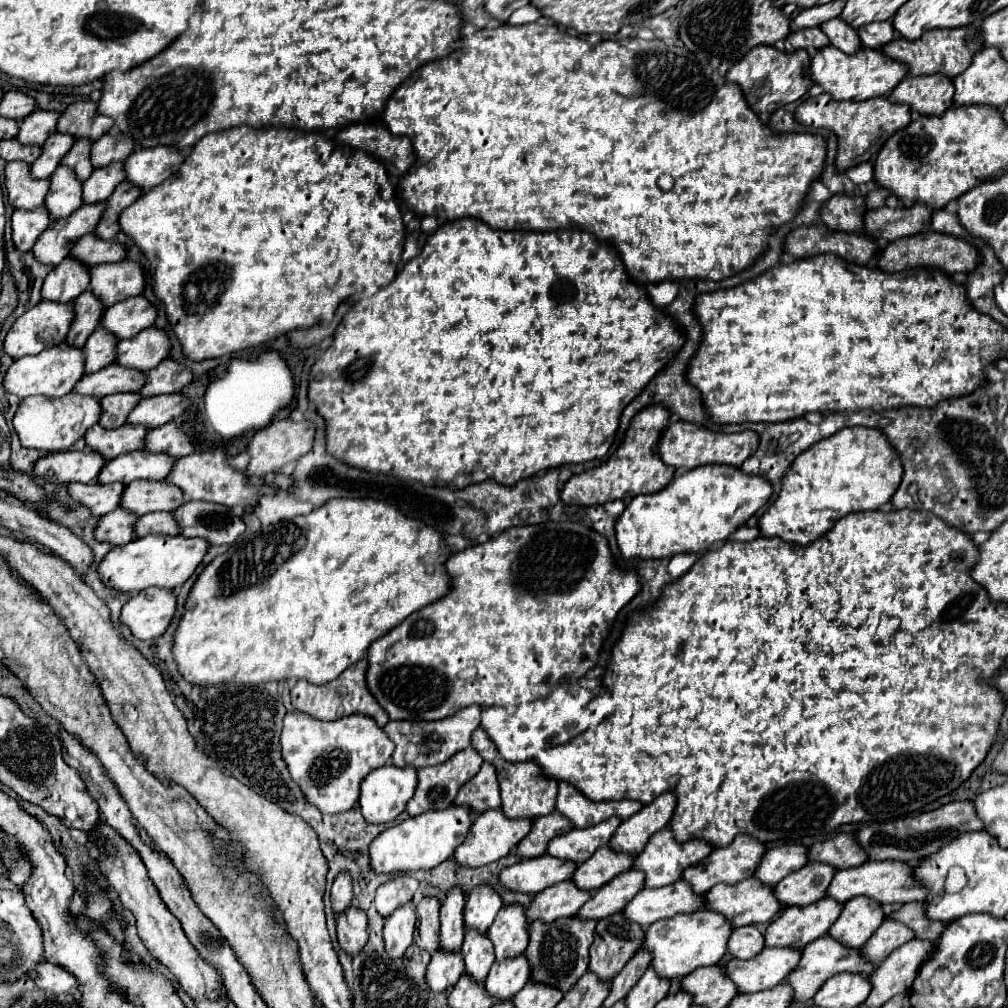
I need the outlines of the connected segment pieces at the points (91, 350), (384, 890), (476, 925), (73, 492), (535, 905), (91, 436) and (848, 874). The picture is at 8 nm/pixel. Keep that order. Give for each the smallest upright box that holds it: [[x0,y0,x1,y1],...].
[[83,329,117,373],[375,875,419,917],[463,885,503,933],[67,483,125,517],[525,881,591,923],[83,423,147,461],[827,861,925,905]]

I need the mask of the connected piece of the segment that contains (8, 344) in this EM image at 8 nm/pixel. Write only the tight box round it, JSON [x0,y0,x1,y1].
[3,301,73,359]

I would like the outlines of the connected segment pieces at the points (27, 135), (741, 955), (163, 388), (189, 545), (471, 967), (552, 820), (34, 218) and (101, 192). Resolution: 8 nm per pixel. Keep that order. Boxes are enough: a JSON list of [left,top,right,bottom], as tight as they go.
[[17,111,57,145],[727,925,763,959],[139,359,193,397],[97,535,207,593],[461,931,495,983],[517,811,571,859],[11,207,51,253],[83,163,121,203]]

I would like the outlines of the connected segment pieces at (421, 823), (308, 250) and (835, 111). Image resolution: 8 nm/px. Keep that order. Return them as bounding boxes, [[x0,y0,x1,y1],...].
[[369,807,471,873],[119,127,405,361],[795,93,911,171]]

